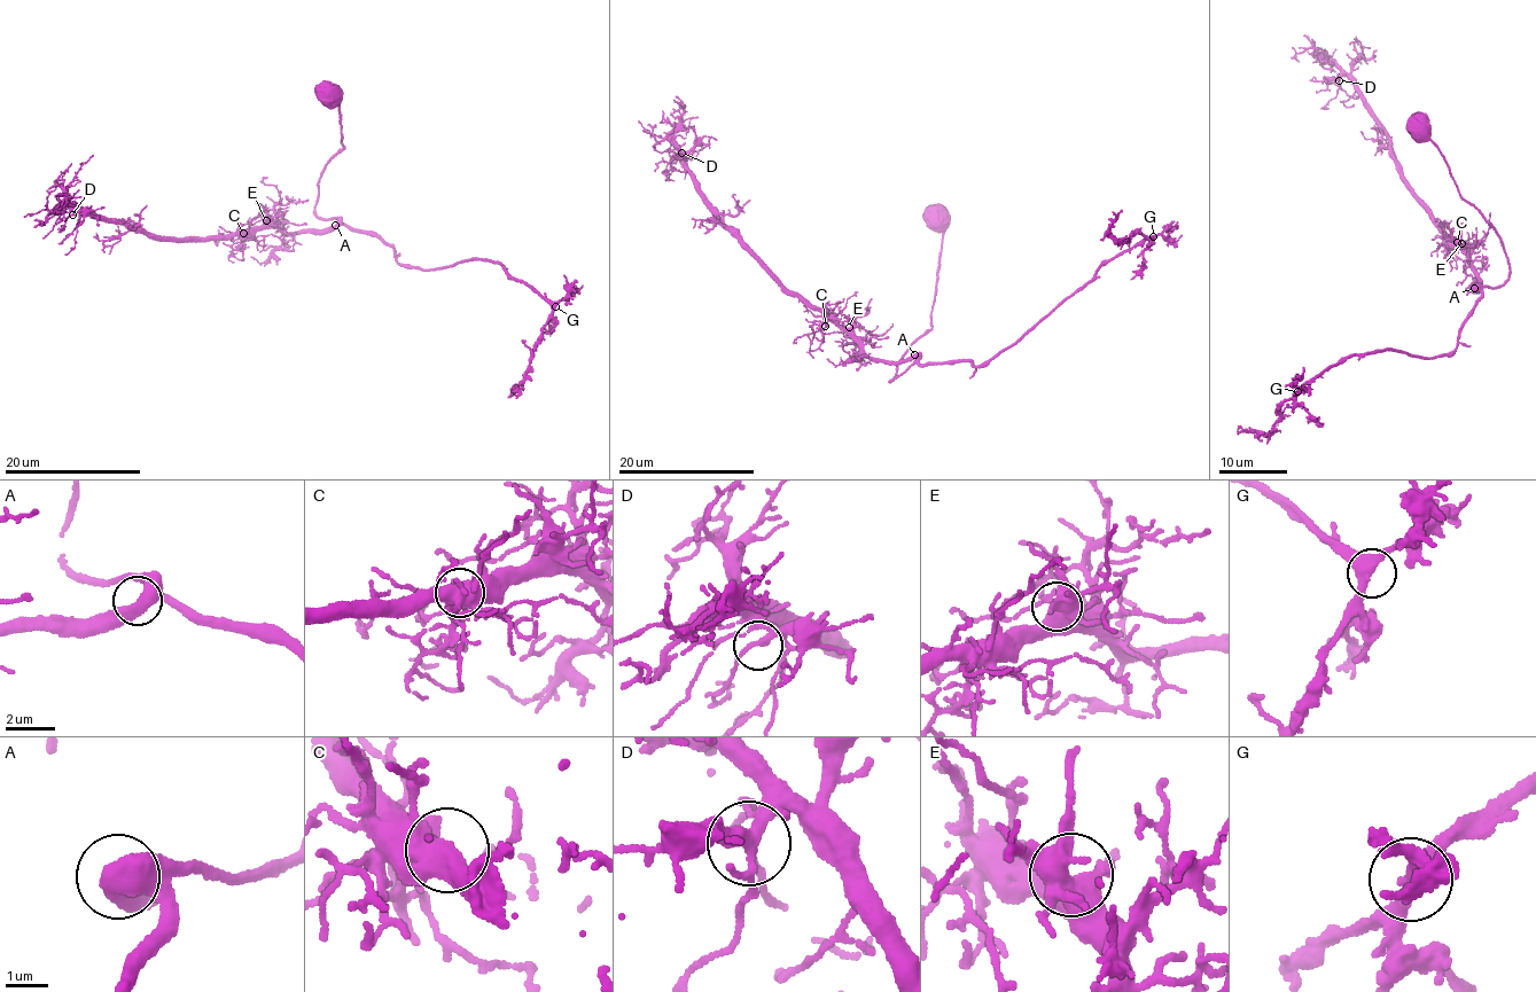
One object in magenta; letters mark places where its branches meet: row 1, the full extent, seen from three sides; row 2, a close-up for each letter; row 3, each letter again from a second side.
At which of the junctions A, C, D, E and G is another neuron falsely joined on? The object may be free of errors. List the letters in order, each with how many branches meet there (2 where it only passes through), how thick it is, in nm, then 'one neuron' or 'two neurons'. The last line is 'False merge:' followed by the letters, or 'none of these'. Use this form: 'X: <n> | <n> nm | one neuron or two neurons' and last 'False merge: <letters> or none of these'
A: 2 | 500 nm | one neuron
C: 2 | 360 nm | one neuron
D: 3 | 200 nm | one neuron
E: 3 | 440 nm | one neuron
G: 3 | 400 nm | one neuron
False merge: none of these

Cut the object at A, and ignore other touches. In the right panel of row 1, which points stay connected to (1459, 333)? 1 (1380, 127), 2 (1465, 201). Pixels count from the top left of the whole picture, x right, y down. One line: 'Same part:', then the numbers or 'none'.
Same part: 1

